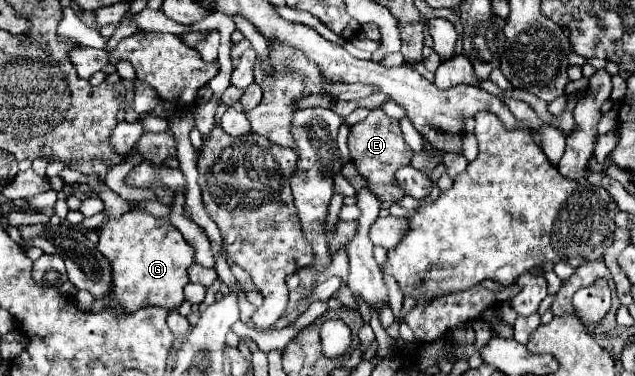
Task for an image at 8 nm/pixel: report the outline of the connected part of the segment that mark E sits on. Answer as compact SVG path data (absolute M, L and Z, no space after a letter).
M380 108L371 110L363 121L354 124L351 128L349 150L351 150L351 158L355 162L357 172L369 182L373 192L381 196L379 200L383 200L385 204L393 204L405 196L405 192L401 192L401 188L395 184L395 172L397 168L409 166L415 152L405 144L397 120L385 116Z

